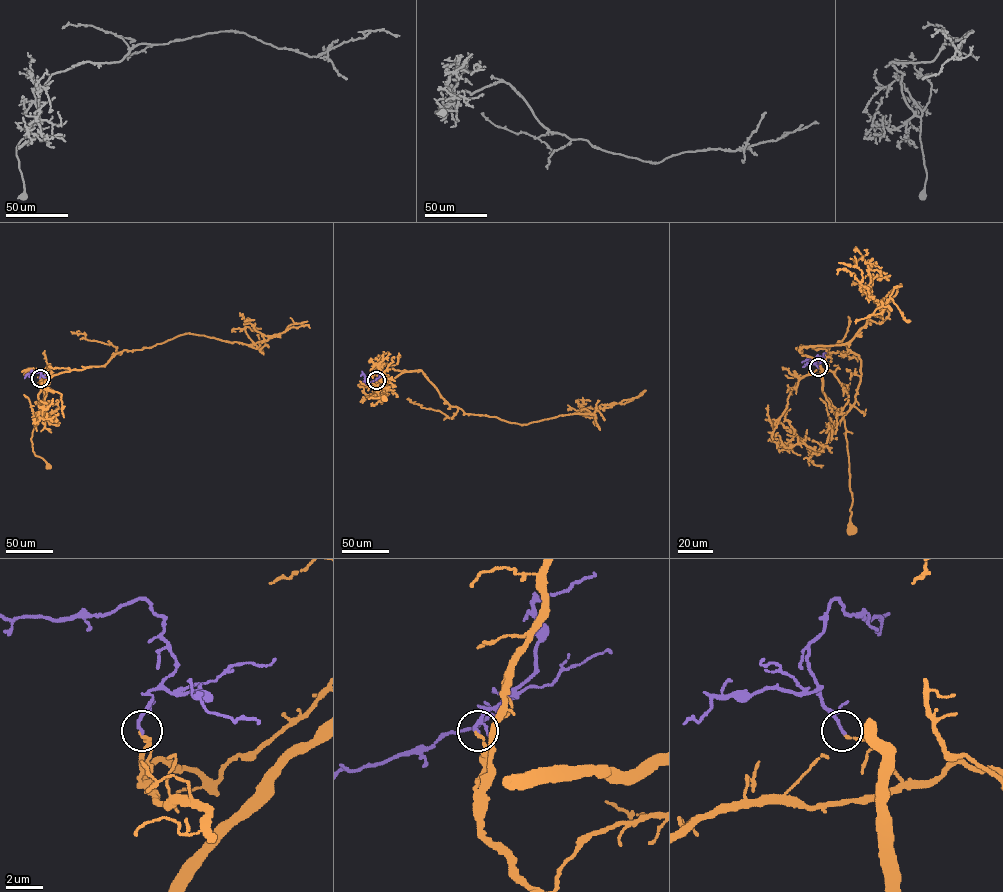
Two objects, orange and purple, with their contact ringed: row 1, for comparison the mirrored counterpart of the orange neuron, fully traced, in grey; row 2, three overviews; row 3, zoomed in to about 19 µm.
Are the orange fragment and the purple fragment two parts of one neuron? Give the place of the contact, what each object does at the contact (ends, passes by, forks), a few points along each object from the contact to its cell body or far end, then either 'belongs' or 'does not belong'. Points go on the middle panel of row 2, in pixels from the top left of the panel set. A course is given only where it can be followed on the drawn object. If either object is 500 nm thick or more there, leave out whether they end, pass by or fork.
(376, 380) | orange ends | purple ends | orange via (376, 380), (381, 391), (380, 397), (377, 393), (367, 397), (385, 398) | purple via (376, 380), (365, 383), (364, 375), (360, 375) | belongs

